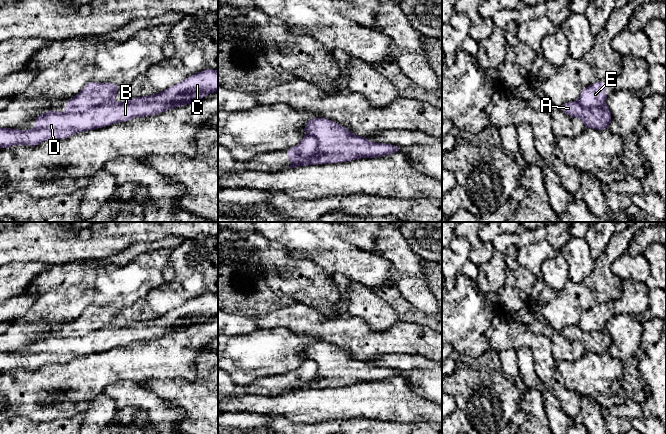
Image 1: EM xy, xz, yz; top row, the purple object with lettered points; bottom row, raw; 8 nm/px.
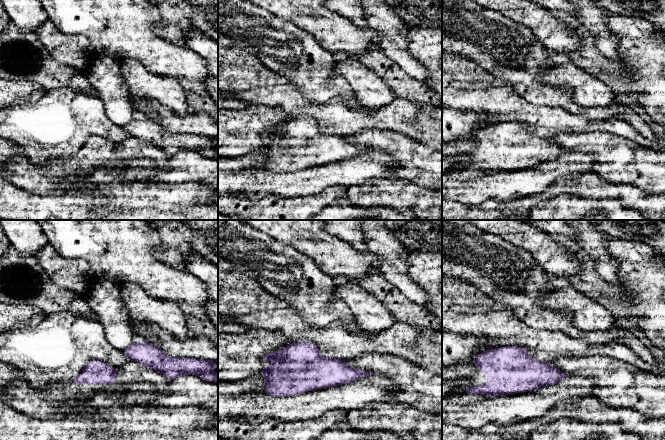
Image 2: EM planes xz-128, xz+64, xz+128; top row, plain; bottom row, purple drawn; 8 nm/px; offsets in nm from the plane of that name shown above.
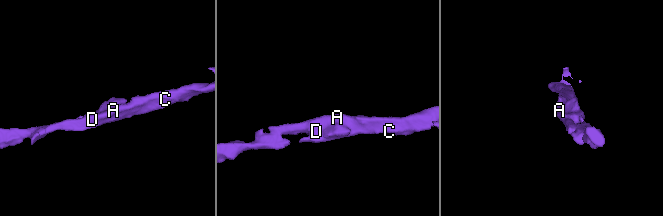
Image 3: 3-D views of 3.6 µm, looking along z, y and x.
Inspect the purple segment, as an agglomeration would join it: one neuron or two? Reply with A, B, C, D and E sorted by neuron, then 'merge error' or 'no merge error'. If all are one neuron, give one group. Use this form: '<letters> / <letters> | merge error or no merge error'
A B C D / E | merge error

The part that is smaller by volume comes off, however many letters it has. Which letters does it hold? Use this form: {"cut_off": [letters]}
{"cut_off": ["E"]}

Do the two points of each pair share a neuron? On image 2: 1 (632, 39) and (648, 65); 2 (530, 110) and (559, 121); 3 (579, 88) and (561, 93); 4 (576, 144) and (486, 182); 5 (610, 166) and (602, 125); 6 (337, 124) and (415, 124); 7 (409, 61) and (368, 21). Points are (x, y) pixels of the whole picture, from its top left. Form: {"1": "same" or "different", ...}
{"1": "same", "2": "same", "3": "different", "4": "different", "5": "different", "6": "same", "7": "same"}

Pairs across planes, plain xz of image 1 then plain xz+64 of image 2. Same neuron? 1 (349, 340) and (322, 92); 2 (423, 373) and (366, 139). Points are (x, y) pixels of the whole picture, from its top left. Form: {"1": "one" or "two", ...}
{"1": "two", "2": "one"}

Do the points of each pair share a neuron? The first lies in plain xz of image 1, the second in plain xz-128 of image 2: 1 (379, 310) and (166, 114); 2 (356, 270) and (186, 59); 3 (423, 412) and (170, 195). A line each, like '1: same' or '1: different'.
1: different
2: same
3: different

